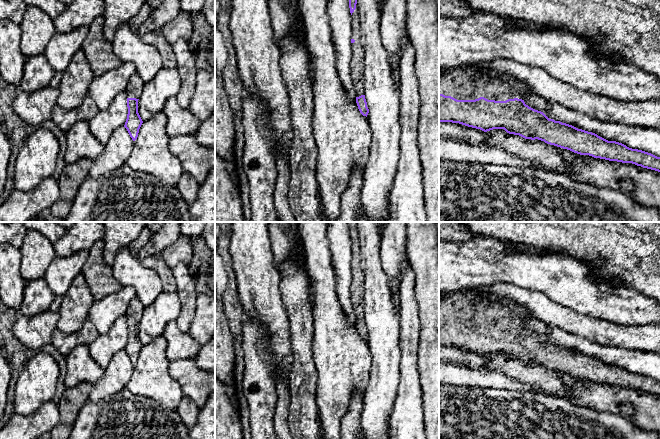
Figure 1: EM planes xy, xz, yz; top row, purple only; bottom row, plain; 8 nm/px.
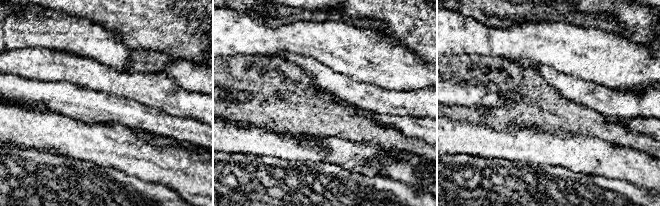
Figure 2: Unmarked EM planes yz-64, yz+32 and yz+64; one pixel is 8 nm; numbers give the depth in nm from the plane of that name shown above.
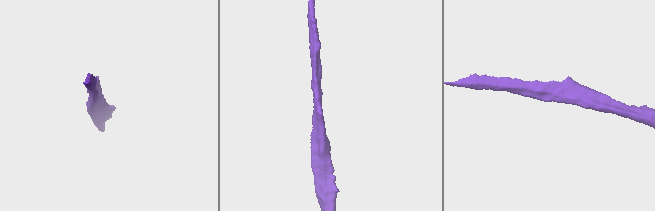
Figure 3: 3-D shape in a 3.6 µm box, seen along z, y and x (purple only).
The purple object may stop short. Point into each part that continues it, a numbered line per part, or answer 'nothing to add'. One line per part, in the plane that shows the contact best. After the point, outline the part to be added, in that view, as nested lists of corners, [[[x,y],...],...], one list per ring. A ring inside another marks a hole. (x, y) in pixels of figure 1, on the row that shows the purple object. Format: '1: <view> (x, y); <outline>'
1: yz (466, 82); [[[474,65],[456,68],[439,68],[439,94],[457,100],[475,100],[484,97],[488,100],[506,101],[522,99],[532,95],[528,85],[509,75],[489,77],[483,75]]]

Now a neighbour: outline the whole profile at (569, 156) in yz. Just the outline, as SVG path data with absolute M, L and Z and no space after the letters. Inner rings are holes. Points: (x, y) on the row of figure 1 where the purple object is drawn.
M562 149L561 153L562 153L563 159L571 165L575 164L583 156L589 156L589 155L580 155L567 149Z

